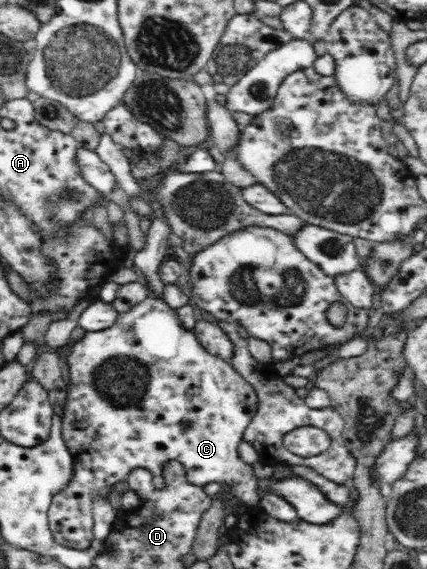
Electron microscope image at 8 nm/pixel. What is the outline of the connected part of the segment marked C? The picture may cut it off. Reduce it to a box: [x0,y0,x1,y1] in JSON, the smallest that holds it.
[48,297,260,548]

